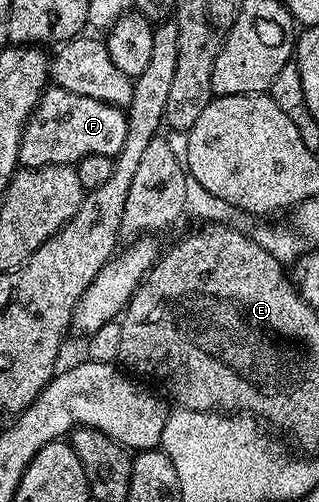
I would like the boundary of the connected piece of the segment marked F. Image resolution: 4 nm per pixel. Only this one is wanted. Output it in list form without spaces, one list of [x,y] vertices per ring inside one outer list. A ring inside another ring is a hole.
[[[48,87],[43,90],[37,107],[23,128],[19,165],[25,169],[40,169],[50,165],[75,167],[89,155],[116,158],[121,147],[125,147],[126,134],[127,114],[120,106],[89,99],[89,95]]]

